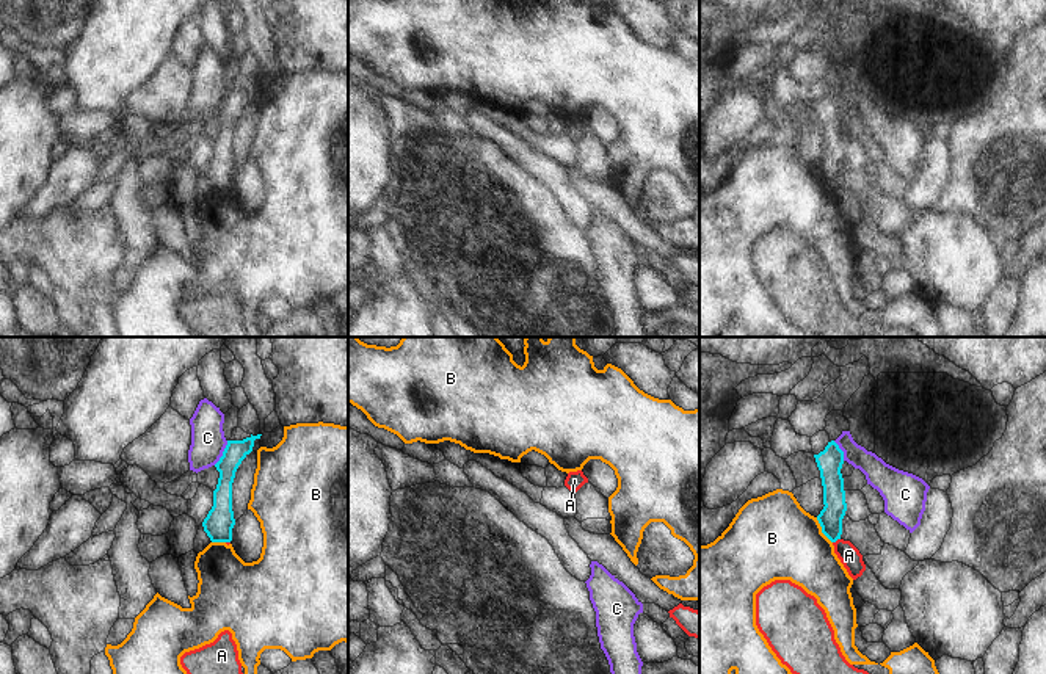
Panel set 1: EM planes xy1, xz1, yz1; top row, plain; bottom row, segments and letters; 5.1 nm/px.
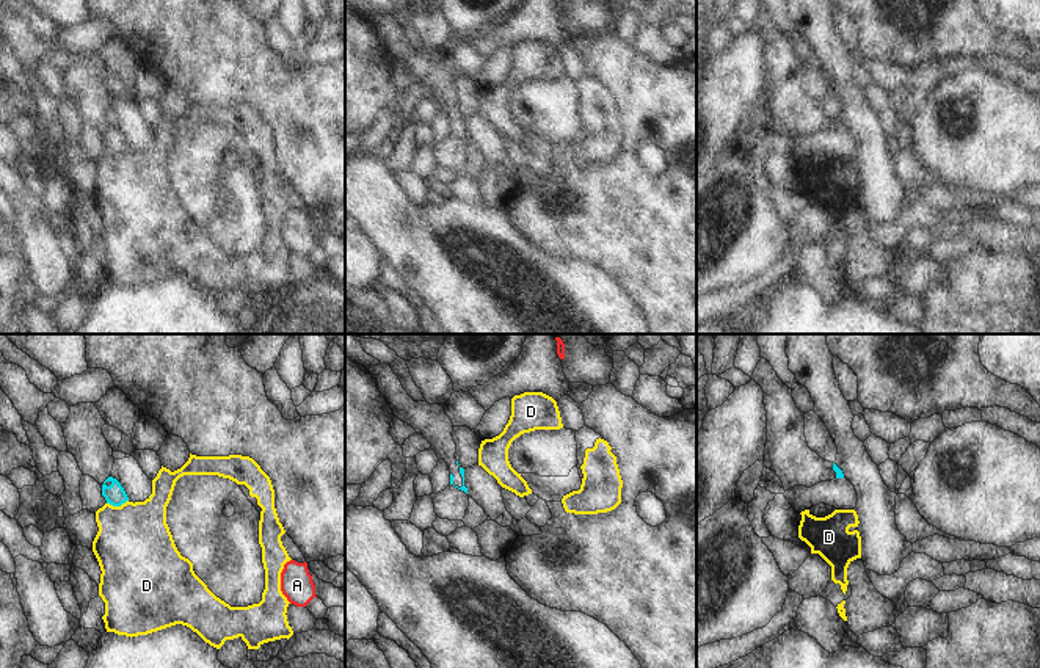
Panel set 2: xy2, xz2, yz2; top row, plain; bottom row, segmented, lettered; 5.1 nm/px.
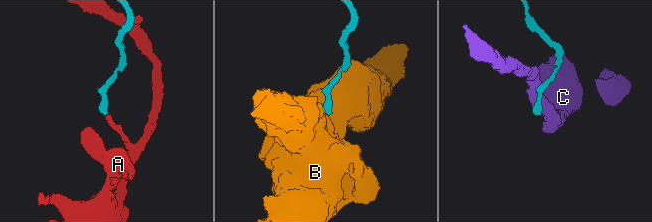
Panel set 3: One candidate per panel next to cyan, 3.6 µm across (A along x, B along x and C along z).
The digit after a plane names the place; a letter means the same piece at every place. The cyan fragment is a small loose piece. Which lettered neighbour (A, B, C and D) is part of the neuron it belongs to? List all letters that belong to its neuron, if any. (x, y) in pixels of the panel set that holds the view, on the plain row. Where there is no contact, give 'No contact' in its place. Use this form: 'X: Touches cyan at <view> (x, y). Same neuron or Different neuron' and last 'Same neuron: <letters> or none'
A: Touches cyan at yz1 (836, 188). Different neuron
B: Touches cyan at yz1 (822, 179). Different neuron
C: Touches cyan at xy1 (223, 102). Different neuron
D: Touches cyan at xy2 (116, 154). Different neuron
Same neuron: none.

